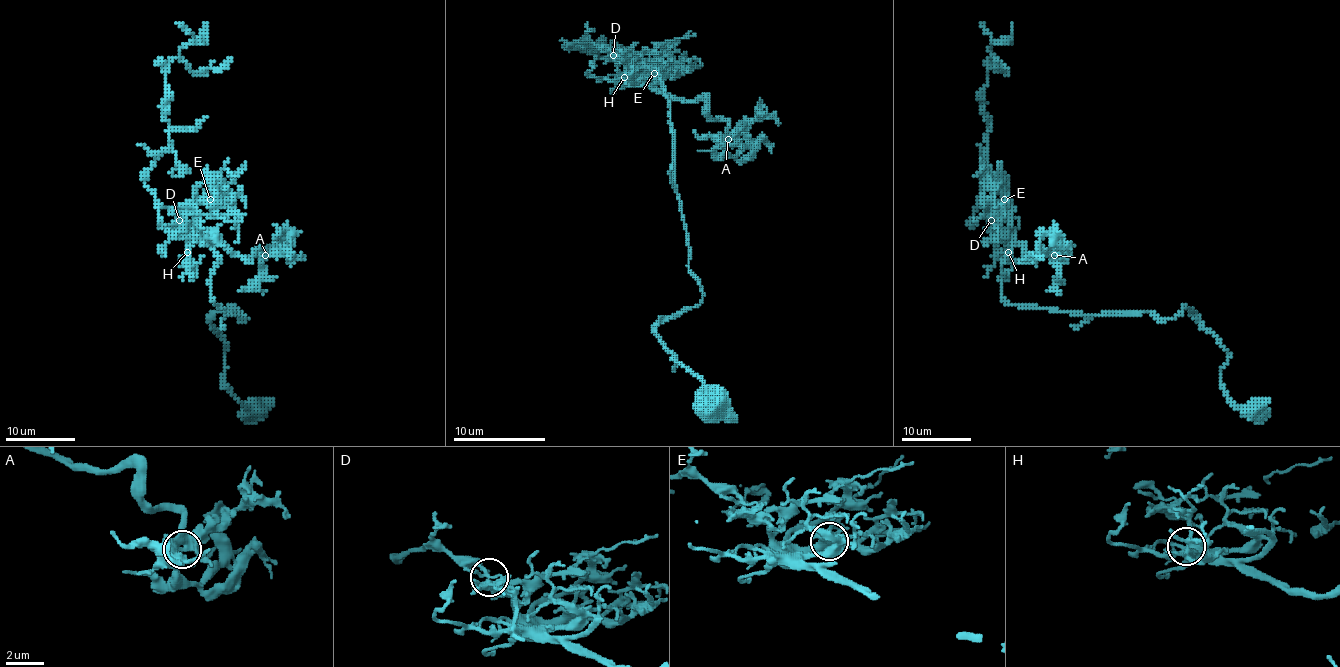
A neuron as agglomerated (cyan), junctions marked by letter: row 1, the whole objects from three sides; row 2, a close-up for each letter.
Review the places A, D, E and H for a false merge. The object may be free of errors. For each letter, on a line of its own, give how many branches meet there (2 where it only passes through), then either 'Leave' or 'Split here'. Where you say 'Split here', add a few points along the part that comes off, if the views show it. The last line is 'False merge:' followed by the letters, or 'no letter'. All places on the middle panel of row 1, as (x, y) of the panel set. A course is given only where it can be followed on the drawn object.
A: Branches: 4. Leave
D: Branches: 6. Split here. Course of the part to remove: (613, 54), (585, 40), (569, 45), (601, 50), (599, 43), (594, 52), (631, 70), (670, 61), (672, 77)
E: Branches: 5. Leave
H: Branches: 4. Leave
False merge: D

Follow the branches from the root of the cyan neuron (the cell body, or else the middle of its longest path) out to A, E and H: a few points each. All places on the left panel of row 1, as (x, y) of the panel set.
A: (253, 412), (224, 380), (225, 340), (212, 319), (229, 307), (246, 316), (213, 300), (210, 245), (265, 255)
E: (253, 412), (224, 380), (212, 325), (229, 307), (246, 316), (212, 295), (218, 257), (196, 215), (210, 199)
H: (253, 412), (224, 380), (212, 325), (229, 307), (246, 316), (213, 300), (218, 257), (194, 234), (187, 252)

